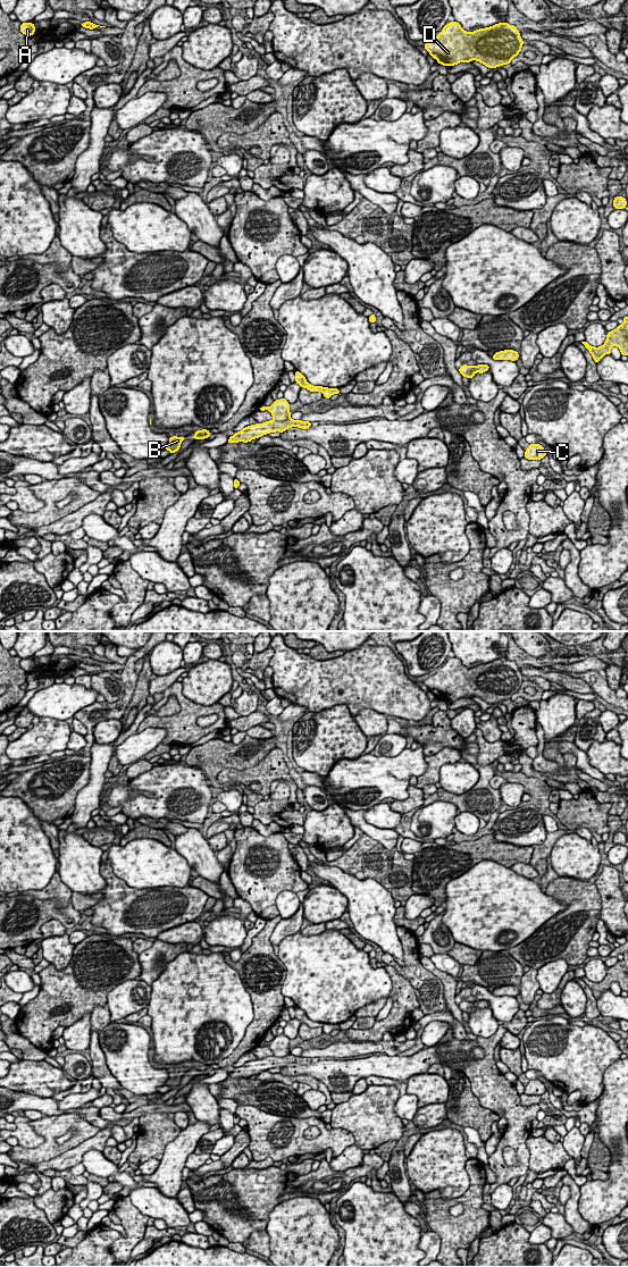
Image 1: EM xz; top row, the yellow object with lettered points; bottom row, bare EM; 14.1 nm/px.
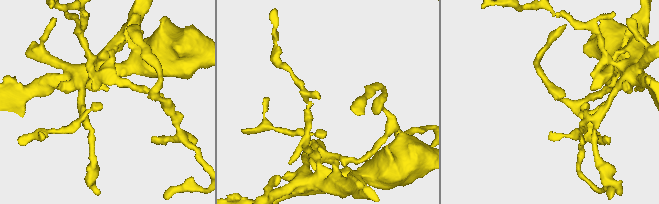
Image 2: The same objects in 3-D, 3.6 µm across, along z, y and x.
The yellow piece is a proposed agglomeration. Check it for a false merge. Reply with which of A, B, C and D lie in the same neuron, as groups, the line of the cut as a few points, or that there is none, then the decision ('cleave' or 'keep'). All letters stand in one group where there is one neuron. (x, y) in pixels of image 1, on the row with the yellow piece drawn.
A D / B C | xz (289, 417), (283, 420), (274, 420) | cleave

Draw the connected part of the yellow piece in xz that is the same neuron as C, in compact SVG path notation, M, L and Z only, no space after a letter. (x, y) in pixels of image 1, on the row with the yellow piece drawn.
M529 444L525 451L525 459L528 460L542 460L546 454L545 448L539 444Z

